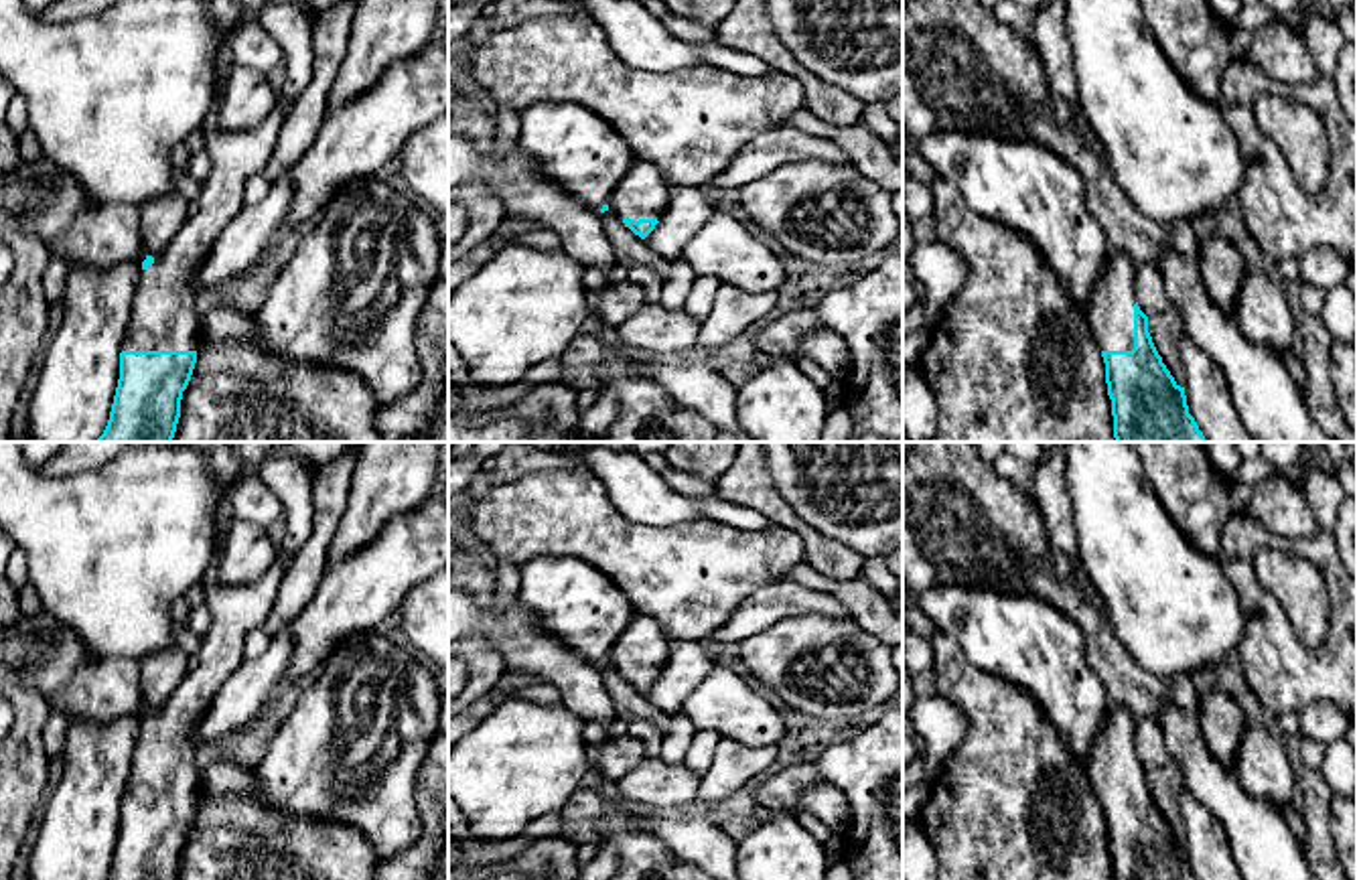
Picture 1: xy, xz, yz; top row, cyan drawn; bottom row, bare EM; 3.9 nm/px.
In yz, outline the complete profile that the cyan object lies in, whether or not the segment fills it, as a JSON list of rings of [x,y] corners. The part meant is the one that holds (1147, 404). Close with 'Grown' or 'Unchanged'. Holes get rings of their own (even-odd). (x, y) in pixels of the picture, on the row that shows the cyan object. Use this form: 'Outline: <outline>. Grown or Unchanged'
Outline: [[[1114,249],[1108,255],[1105,272],[1091,290],[1087,320],[1105,363],[1116,442],[1205,442],[1189,414],[1185,387],[1174,381],[1152,343],[1148,316],[1136,302],[1136,264],[1128,253]]]. Grown

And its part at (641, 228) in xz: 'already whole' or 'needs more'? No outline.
needs more

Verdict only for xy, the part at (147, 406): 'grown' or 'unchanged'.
grown

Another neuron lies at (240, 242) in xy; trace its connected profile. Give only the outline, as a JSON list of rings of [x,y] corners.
[[[284,170],[260,203],[245,205],[215,237],[197,274],[197,292],[219,288],[249,268],[282,225],[292,199],[294,180],[290,170]]]

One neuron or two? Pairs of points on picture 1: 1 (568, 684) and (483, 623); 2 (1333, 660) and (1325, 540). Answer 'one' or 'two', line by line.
1: one
2: one

